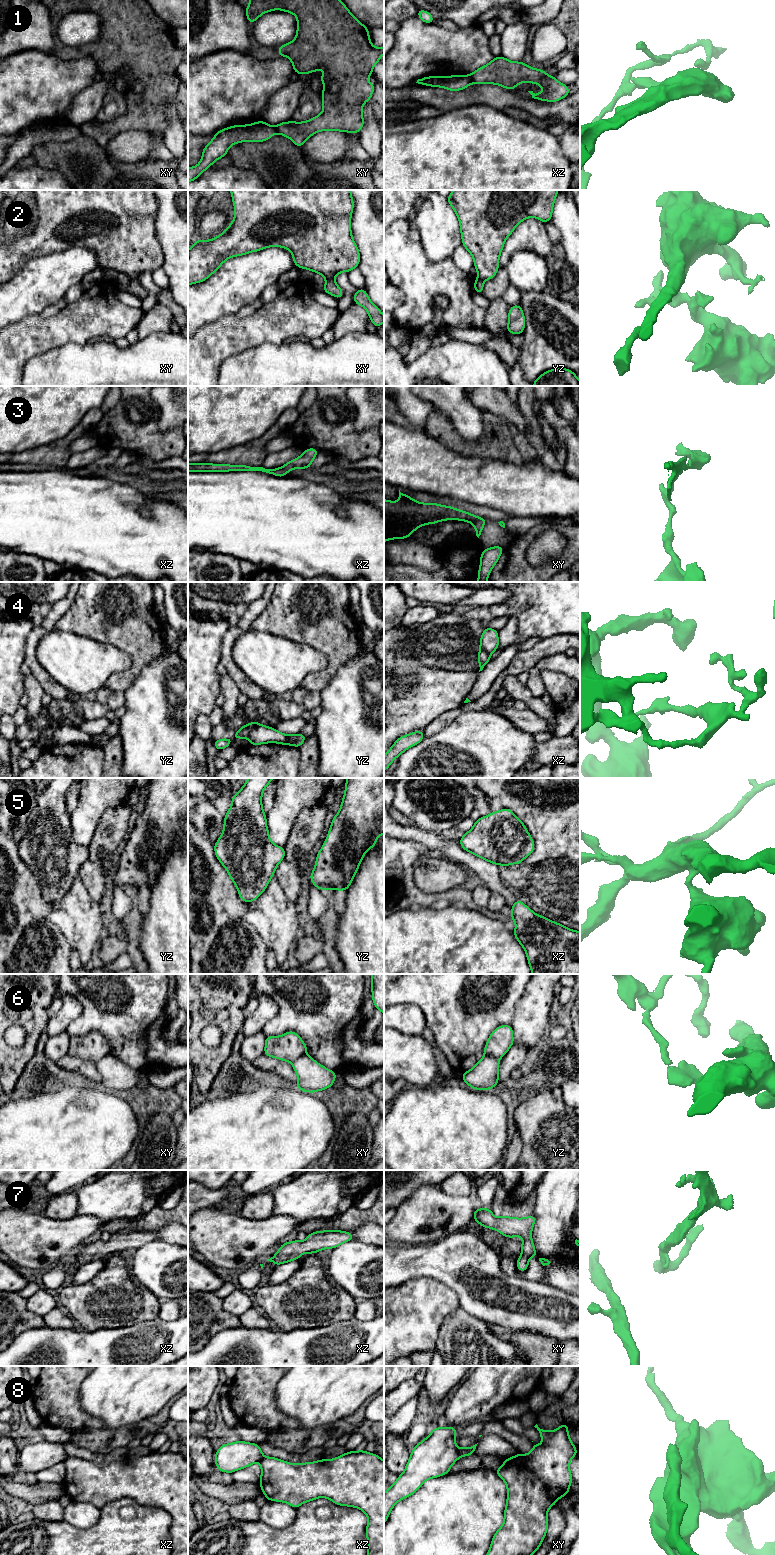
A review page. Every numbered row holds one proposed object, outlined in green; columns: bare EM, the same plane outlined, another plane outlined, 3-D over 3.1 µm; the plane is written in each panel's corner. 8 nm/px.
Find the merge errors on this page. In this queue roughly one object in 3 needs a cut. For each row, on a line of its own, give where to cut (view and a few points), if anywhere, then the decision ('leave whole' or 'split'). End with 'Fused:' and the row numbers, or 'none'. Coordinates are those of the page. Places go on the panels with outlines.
1: cut in xz along (469, 75), (472, 82); split
2: cut in xy along (333, 278), (326, 280); split
3: cut in xy along (480, 518), (473, 524); split
4: cut in yz along (259, 725), (247, 737); split
5: no cut; leave whole
6: cut in yz along (484, 1054), (498, 1059); split
7: no cut; leave whole
8: cut in xy along (457, 1449), (460, 1456); split
Fused: 1, 2, 3, 4, 6, 8

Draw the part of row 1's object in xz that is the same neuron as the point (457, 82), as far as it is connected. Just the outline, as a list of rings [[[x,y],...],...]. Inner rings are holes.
[[[454,75],[454,76],[430,76],[417,80],[418,84],[442,87],[450,91],[458,91],[467,88],[471,83],[470,75]]]

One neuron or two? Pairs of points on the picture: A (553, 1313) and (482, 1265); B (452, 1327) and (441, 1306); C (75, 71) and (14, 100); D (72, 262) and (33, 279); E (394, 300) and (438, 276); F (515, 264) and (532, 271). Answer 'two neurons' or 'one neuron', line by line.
A: one neuron
B: two neurons
C: one neuron
D: one neuron
E: two neurons
F: one neuron

